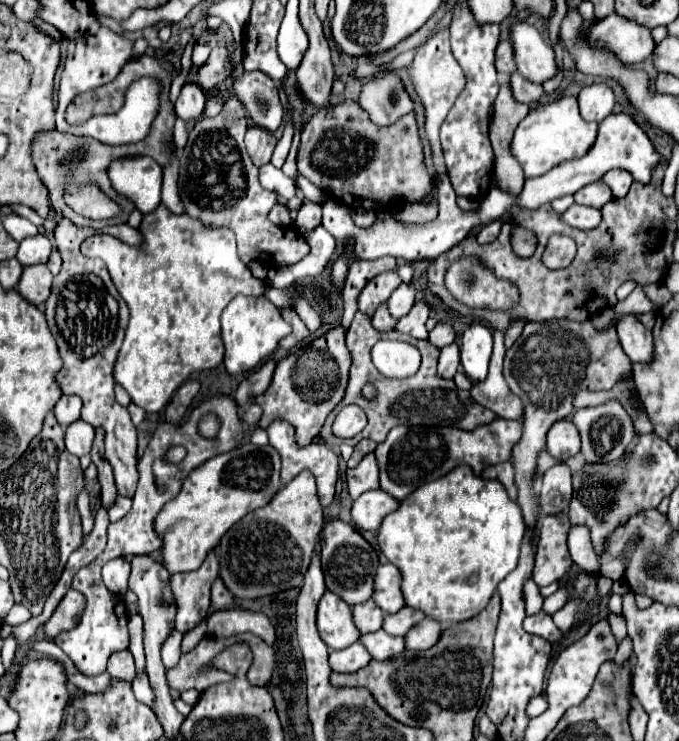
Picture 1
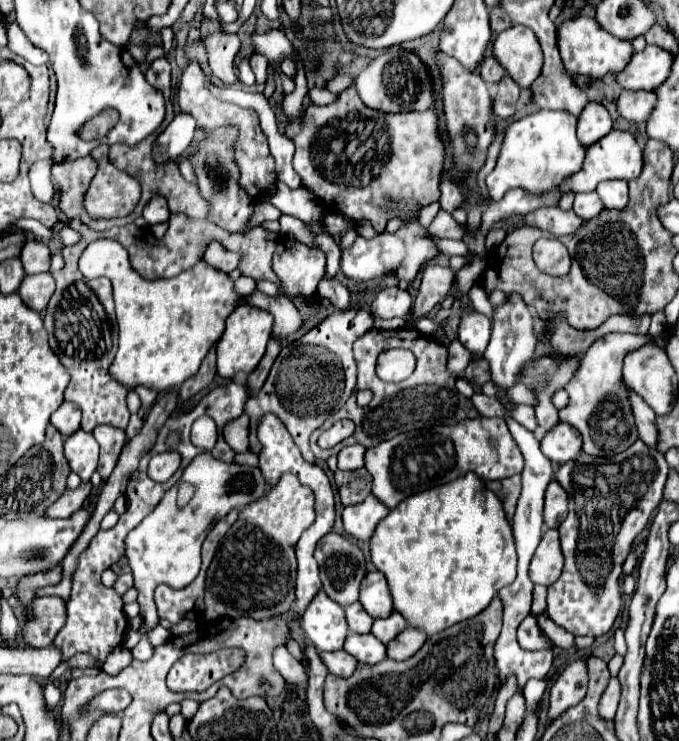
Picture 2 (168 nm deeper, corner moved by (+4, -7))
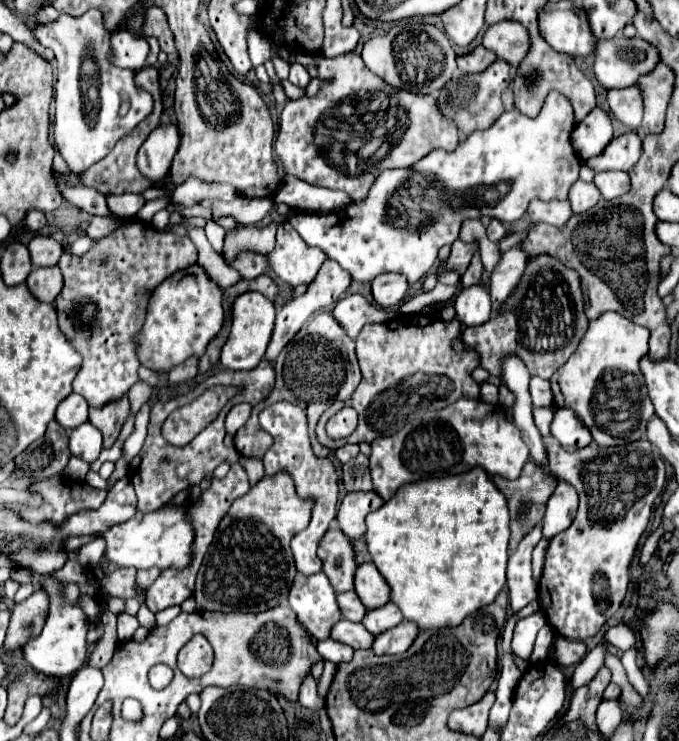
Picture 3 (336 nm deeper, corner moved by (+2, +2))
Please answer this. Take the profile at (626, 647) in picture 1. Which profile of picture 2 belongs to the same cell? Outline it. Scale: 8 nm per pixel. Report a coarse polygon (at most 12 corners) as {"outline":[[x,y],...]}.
{"outline":[[610,678],[598,704],[600,718],[614,720],[620,682]]}

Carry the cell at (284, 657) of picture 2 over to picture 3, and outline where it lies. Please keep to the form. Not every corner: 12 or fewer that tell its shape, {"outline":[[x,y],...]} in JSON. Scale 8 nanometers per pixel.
{"outline":[[308,673],[300,685],[298,703],[314,711],[324,703],[316,695],[316,679]]}

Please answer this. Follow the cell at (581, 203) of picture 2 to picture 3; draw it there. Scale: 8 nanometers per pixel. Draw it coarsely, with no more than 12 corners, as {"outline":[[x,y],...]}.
{"outline":[[576,181],[568,195],[574,213],[584,213],[600,199],[594,183]]}

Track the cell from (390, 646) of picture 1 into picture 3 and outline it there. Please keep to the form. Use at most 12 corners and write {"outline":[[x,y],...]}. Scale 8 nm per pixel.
{"outline":[[340,619],[332,639],[370,649],[374,635],[360,623]]}

